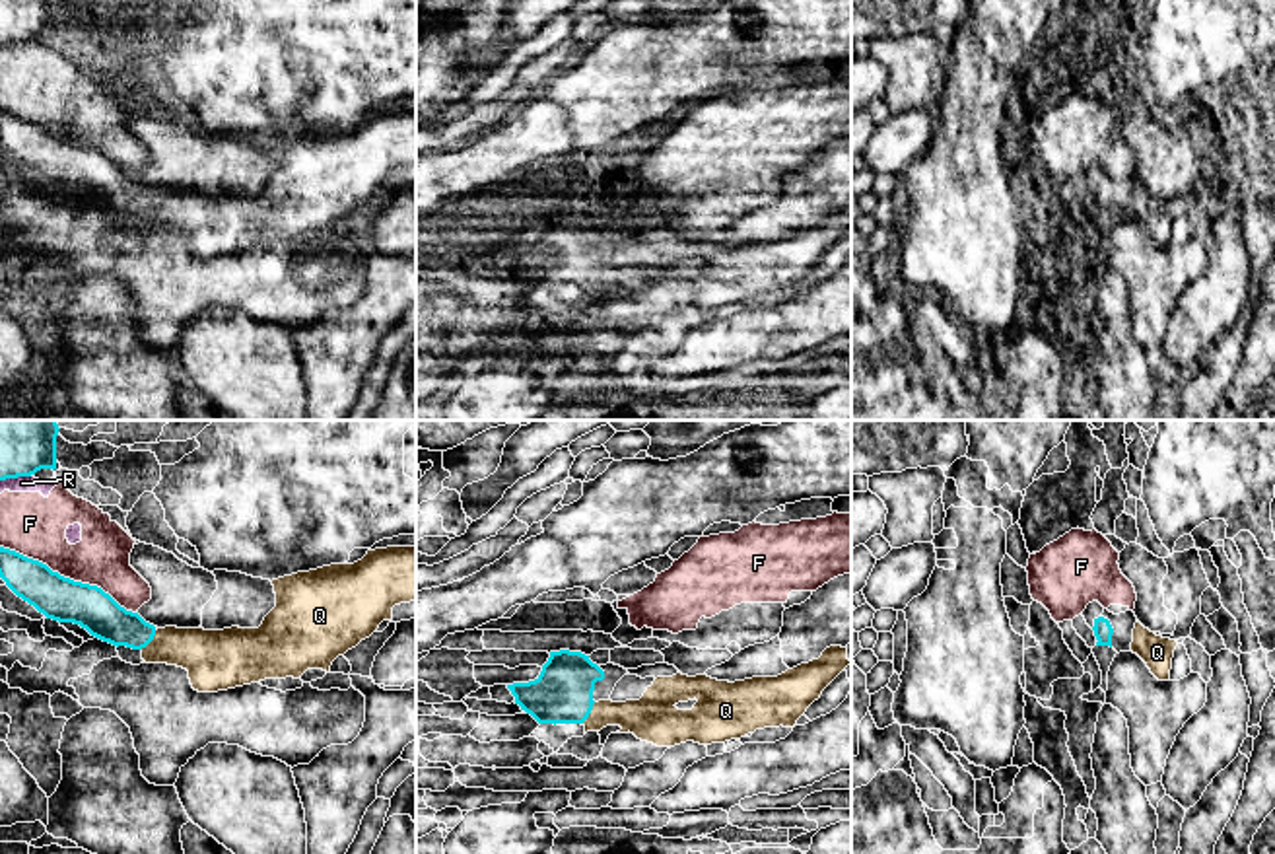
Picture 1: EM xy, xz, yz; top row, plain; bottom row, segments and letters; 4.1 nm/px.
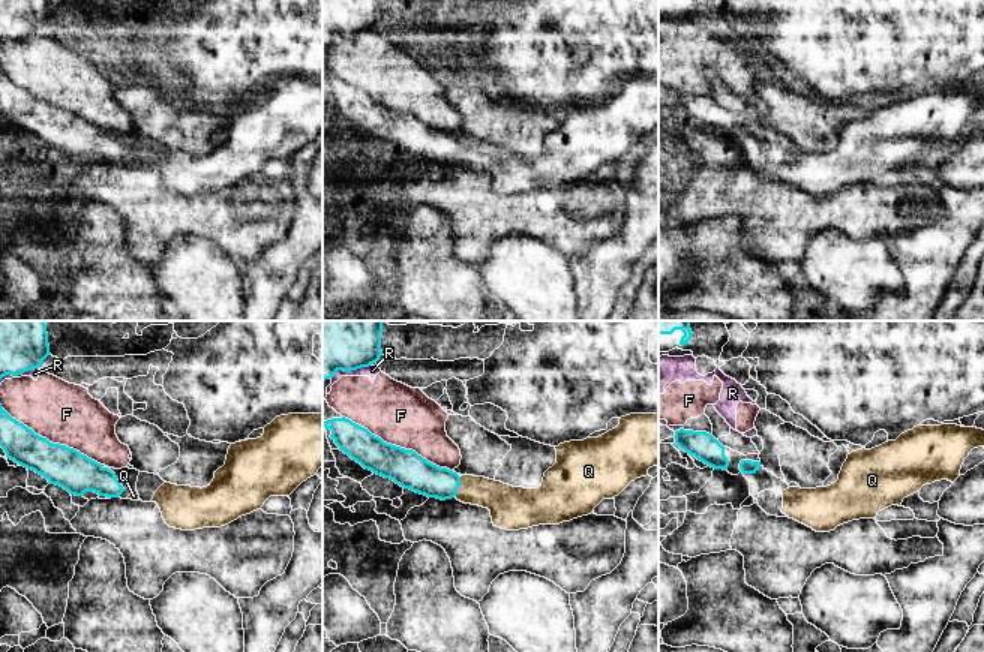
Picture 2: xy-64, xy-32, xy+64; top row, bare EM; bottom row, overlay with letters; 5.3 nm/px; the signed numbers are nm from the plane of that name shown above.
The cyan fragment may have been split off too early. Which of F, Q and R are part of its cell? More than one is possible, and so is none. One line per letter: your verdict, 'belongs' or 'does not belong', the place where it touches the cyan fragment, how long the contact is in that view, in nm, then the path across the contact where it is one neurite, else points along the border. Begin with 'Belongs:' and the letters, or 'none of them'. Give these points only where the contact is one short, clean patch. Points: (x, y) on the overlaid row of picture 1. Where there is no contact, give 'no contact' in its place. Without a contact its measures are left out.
Belongs: Q
F: does not belong; contact xy (68, 578); length 650 nm
Q: belongs; contact xz (589, 712); length 110 nm; way xz (562, 693), (589, 712), (650, 718)
R: does not belong; contact xy (16, 477); length 140 nm; border xy (32, 473), (0, 481)

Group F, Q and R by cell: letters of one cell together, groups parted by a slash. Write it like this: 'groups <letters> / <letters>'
groups F R / Q

